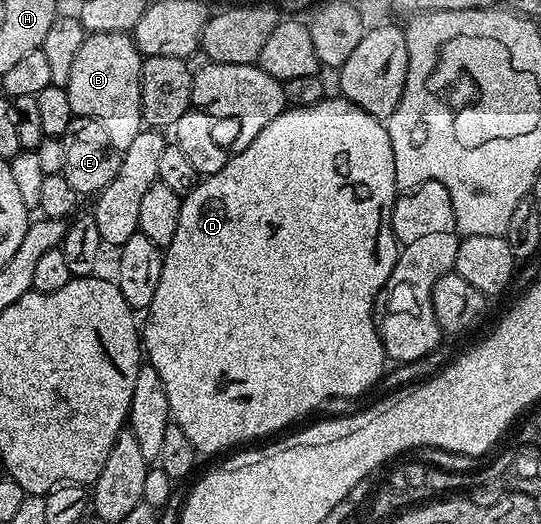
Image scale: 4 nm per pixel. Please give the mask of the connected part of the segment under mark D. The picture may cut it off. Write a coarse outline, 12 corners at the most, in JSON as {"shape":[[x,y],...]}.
{"shape":[[343,95],[197,180],[142,349],[197,454],[384,373],[394,147]]}

